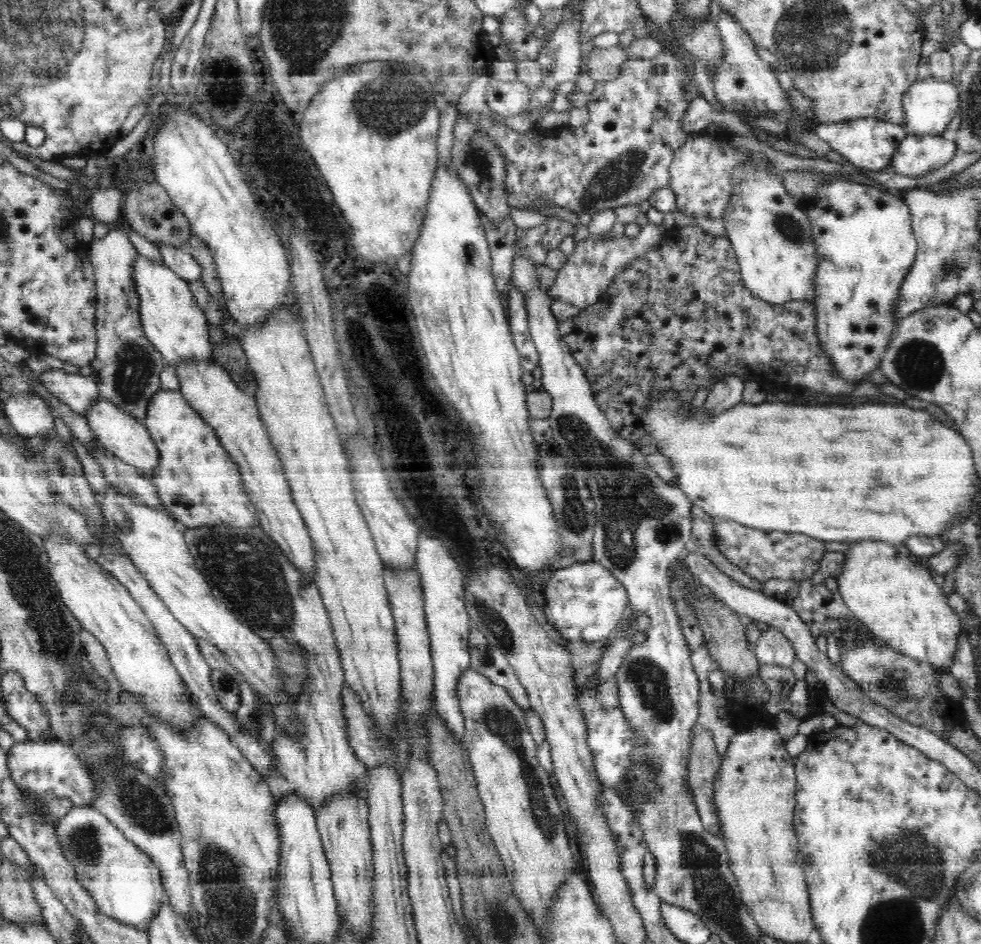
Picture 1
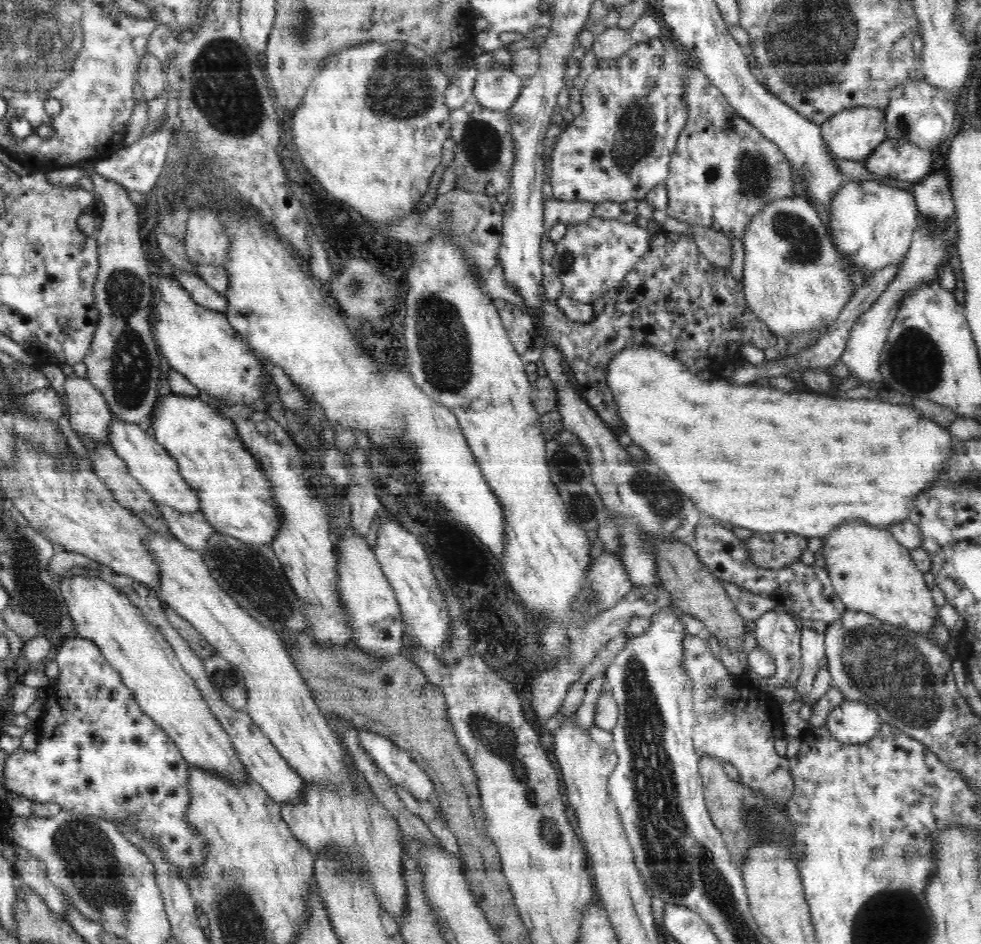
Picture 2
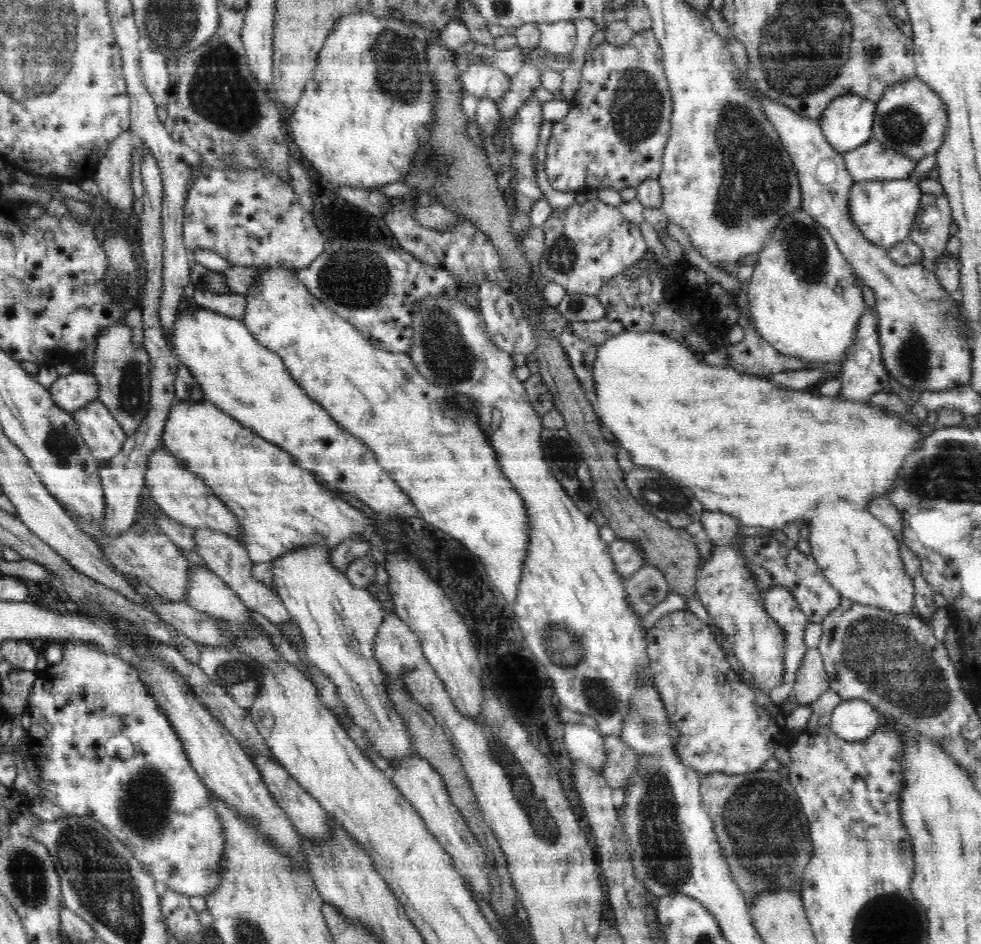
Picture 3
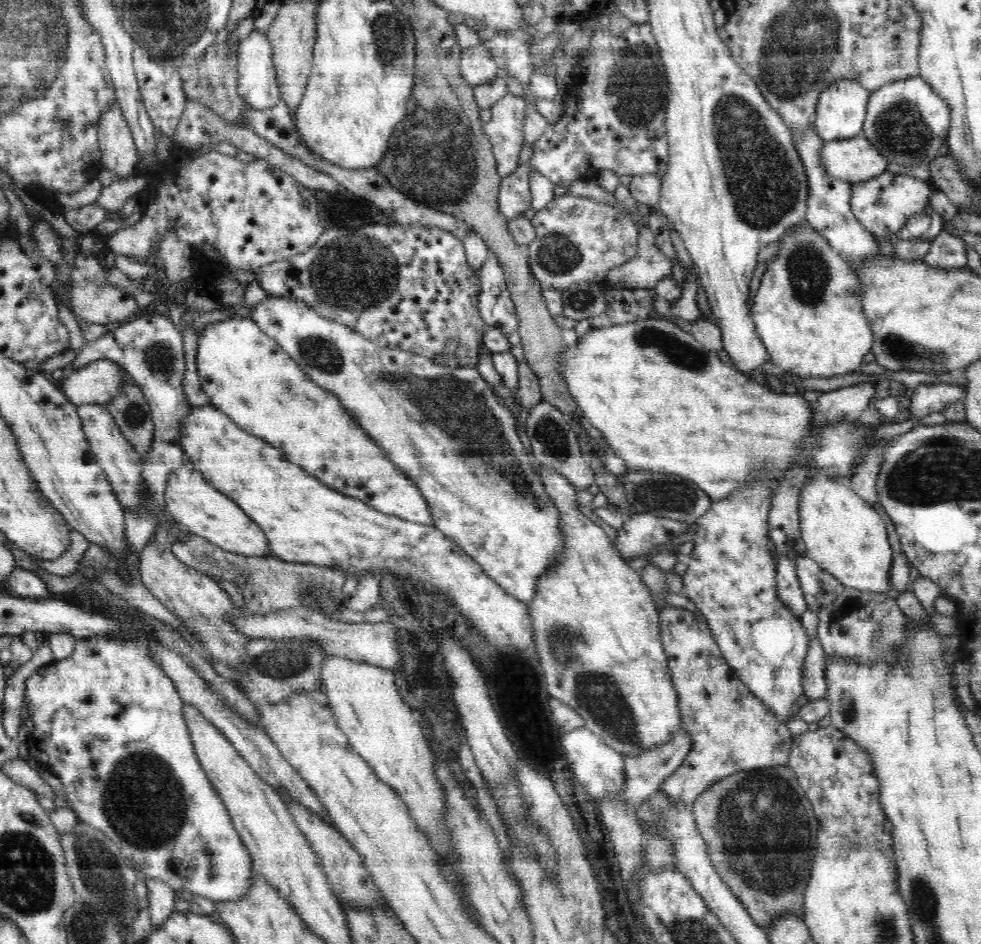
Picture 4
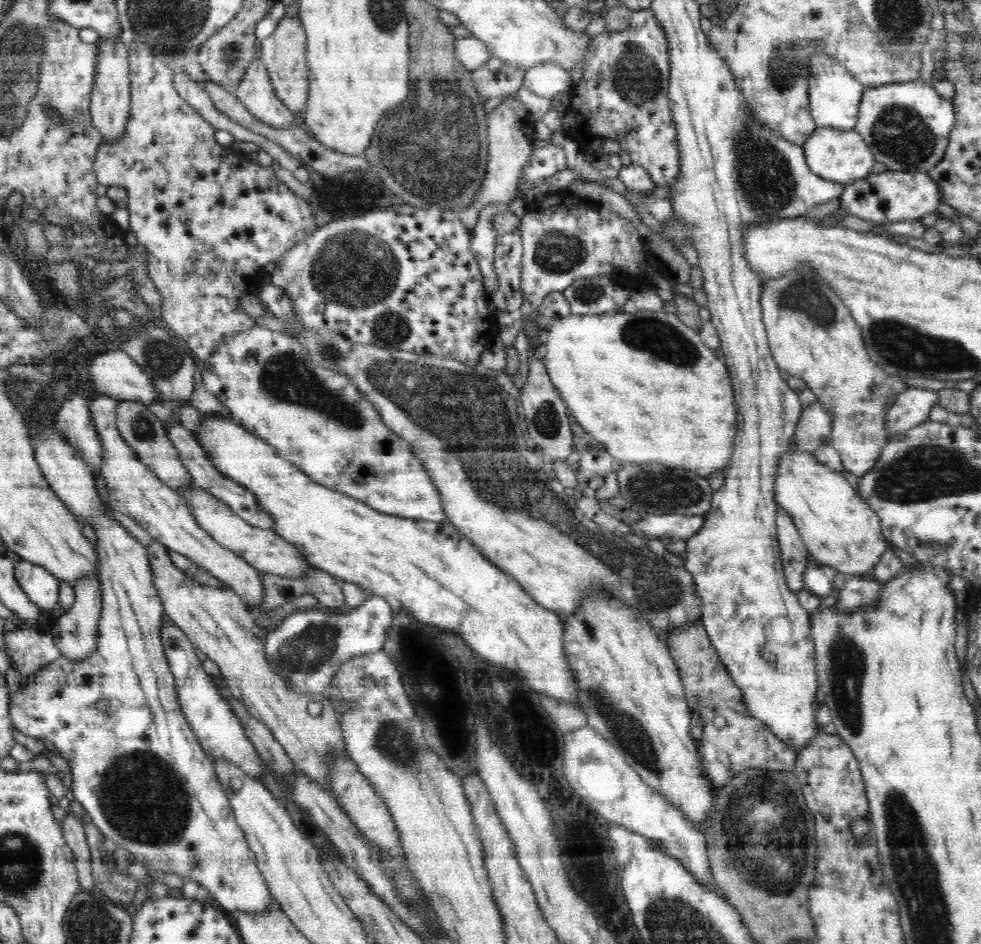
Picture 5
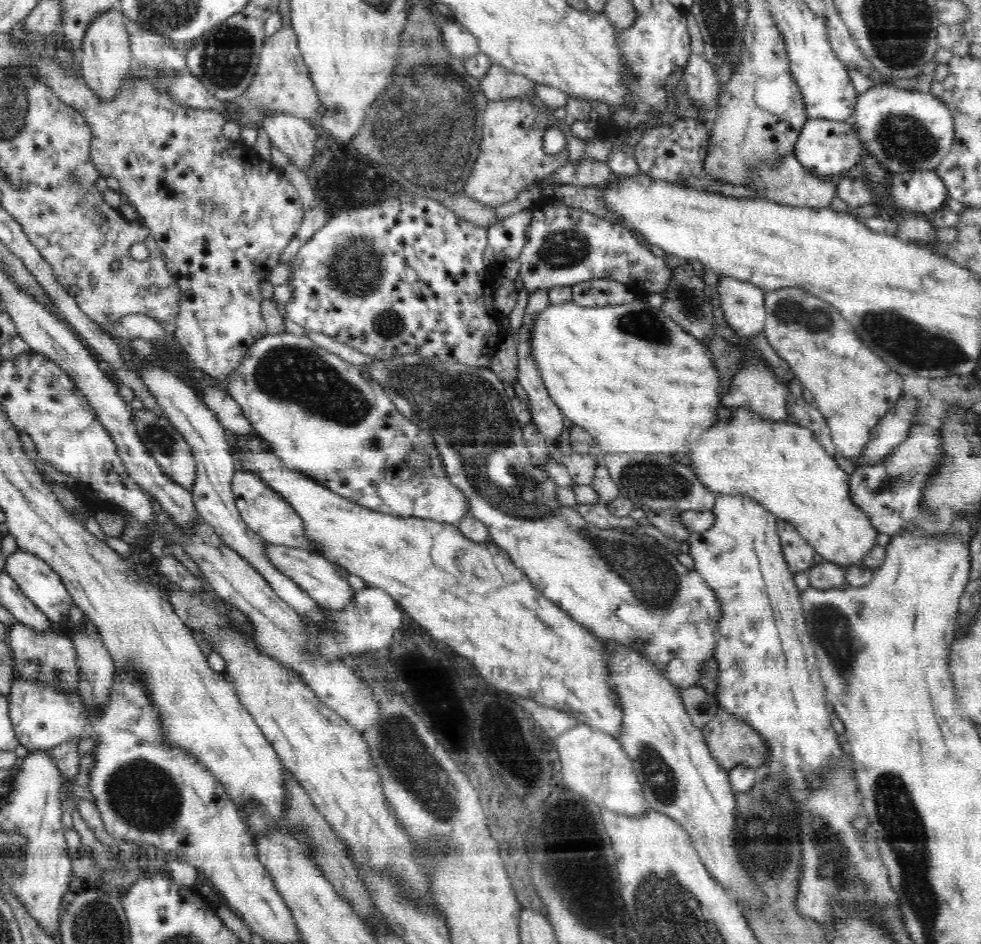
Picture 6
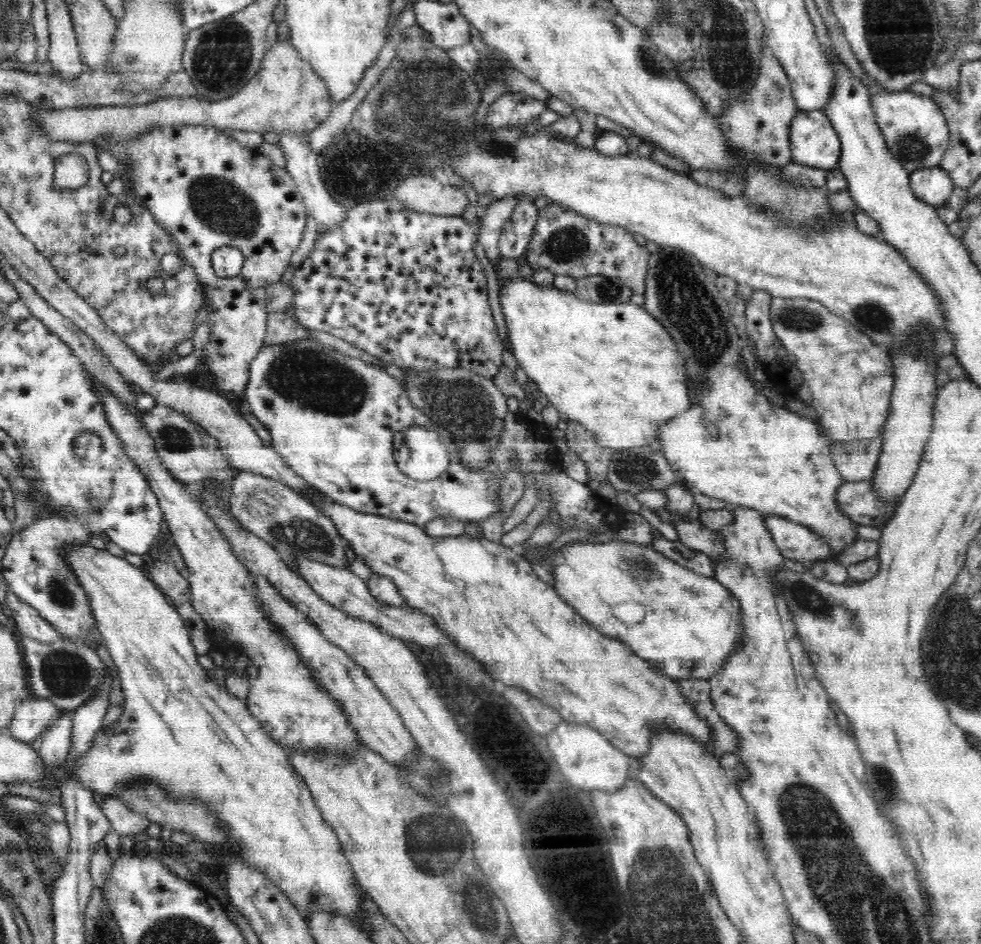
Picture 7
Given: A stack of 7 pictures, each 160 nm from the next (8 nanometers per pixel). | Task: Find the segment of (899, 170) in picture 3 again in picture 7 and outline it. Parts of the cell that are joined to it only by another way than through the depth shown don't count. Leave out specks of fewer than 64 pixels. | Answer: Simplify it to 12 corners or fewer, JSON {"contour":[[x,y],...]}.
{"contour":[[798,110],[790,125],[792,158],[837,166],[841,142],[821,110]]}

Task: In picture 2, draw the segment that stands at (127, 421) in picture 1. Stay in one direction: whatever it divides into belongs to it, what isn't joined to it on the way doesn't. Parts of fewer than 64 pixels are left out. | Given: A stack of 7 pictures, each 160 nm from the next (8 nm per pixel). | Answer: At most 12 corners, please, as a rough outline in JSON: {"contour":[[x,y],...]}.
{"contour":[[113,418],[110,446],[157,503],[198,513],[198,493],[142,424]]}

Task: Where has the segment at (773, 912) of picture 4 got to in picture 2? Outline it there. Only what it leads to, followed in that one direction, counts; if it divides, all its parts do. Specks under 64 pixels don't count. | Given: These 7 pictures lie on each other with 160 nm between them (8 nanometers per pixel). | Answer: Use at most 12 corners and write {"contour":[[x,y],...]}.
{"contour":[[720,761],[698,772],[714,826],[732,862],[748,848],[795,850],[787,807],[730,779]]}

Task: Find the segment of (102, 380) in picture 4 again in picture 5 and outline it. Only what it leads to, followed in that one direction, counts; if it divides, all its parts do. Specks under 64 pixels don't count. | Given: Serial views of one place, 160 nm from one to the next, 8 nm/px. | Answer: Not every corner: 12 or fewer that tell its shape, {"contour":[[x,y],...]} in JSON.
{"contour":[[120,349],[89,367],[96,396],[159,402],[152,379]]}

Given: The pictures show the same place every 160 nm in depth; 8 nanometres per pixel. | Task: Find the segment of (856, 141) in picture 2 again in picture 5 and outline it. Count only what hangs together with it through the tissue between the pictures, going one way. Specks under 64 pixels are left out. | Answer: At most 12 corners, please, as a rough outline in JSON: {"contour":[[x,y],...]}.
{"contour":[[810,56],[818,127],[855,128],[866,87],[832,56]]}

